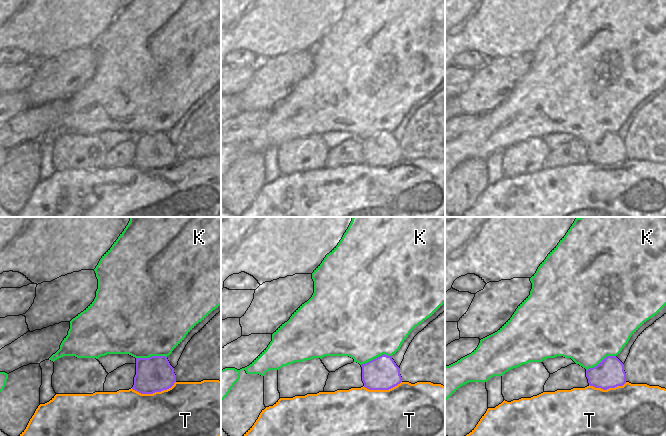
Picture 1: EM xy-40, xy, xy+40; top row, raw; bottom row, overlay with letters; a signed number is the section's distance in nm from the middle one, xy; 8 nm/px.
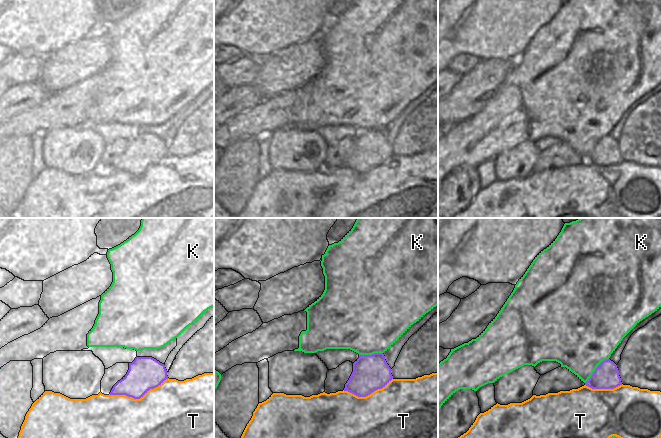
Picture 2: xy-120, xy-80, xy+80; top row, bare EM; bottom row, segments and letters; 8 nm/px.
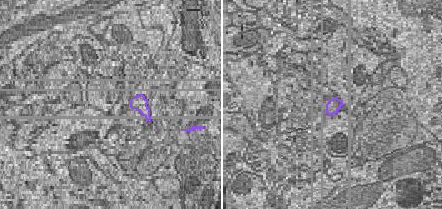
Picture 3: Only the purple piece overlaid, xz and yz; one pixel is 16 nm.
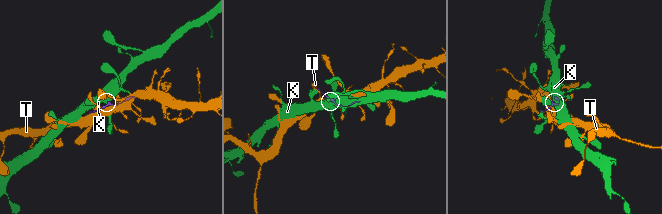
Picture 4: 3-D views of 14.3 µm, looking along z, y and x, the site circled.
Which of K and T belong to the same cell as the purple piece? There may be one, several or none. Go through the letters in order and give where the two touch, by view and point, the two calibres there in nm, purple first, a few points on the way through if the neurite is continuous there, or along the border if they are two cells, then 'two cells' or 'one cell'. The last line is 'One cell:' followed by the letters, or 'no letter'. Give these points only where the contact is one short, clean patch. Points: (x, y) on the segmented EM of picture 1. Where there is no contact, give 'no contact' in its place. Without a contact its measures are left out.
K: meets purple in xy+40 at (600, 362); 220 nm thick on the purple side, 480 nm on the other; two cells
T: meets purple in xy-40 at (153, 392); 280 nm thick on the purple side, 400 nm on the other; two cells
One cell: no letter

